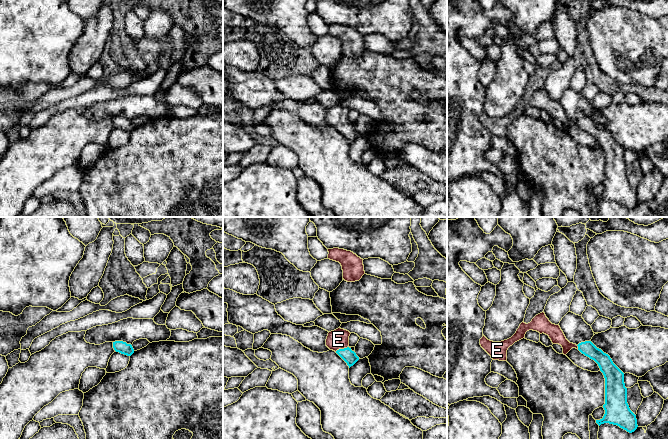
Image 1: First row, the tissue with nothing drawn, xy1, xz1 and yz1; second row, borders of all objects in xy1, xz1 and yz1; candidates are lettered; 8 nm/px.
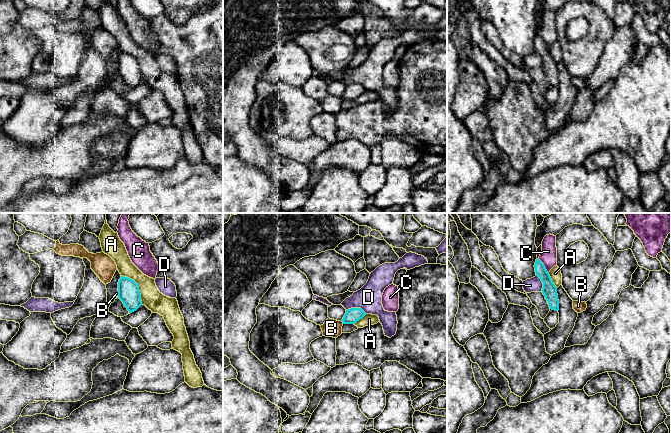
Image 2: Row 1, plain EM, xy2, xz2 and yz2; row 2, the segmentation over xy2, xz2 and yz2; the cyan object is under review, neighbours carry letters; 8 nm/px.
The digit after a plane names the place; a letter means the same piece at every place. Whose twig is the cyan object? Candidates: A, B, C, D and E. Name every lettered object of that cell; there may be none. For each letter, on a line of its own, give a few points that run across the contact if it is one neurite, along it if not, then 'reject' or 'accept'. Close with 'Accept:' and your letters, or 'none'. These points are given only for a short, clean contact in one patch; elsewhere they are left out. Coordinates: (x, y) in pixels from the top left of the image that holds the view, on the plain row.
A: line xy2 (121, 51), (131, 54), (137, 60), (142, 80); reject
B: line xz2 (341, 97), (343, 99); reject
C: line yz2 (538, 35), (548, 49); reject
D: line xz2 (346, 85), (361, 84), (366, 89); reject
E: line xz1 (349, 132), (341, 125), (338, 115); accept
Accept: E

